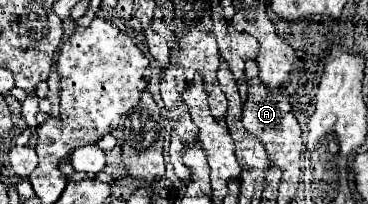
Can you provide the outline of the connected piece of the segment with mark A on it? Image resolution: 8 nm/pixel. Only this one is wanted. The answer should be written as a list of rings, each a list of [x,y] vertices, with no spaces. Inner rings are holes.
[[[248,60],[245,63],[246,83],[249,83],[247,101],[243,103],[243,125],[245,129],[263,141],[265,151],[269,155],[269,161],[273,161],[283,171],[283,183],[289,187],[295,187],[301,177],[301,151],[303,151],[303,139],[301,139],[301,127],[297,119],[291,113],[291,105],[287,97],[279,89],[267,89],[258,77],[259,68],[256,60]]]

